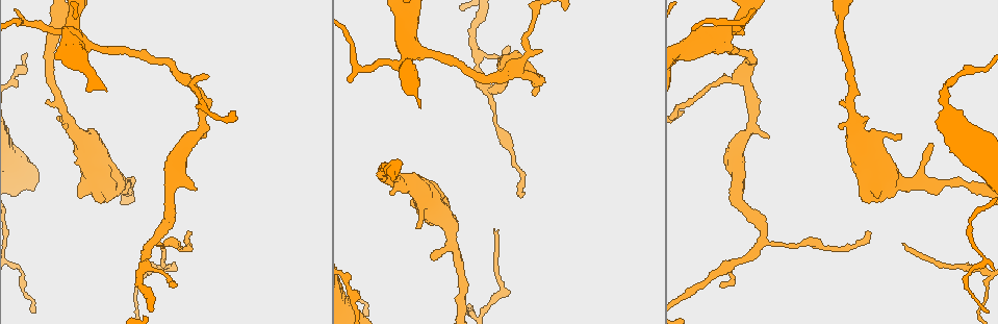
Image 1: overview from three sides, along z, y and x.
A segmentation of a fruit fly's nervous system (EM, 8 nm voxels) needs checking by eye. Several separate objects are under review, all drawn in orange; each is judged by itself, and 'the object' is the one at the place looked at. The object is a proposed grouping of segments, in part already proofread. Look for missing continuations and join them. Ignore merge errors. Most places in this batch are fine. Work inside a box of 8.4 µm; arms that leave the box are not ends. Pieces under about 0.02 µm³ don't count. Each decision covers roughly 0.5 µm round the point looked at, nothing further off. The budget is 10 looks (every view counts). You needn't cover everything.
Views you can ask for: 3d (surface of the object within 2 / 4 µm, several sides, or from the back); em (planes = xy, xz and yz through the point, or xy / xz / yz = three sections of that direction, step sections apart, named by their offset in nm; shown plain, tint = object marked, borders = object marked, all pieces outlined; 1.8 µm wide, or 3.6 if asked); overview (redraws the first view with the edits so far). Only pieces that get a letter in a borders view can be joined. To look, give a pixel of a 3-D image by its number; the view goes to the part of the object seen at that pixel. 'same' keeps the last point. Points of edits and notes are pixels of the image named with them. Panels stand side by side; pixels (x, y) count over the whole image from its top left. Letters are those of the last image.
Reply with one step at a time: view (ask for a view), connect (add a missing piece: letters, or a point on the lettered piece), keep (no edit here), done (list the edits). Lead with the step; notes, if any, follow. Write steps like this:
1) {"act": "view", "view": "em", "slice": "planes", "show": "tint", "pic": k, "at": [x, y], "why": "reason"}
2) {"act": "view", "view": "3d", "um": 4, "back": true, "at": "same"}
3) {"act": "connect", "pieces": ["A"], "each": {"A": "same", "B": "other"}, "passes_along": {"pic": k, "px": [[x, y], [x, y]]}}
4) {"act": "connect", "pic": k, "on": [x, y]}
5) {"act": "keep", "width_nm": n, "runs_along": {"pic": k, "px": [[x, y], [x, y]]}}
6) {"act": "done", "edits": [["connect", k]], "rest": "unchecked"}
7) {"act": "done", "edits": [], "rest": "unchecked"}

{"act": "view", "view": "3d", "um": 2, "pic": 1, "at": [64, 127], "why": "stops while still wide"}

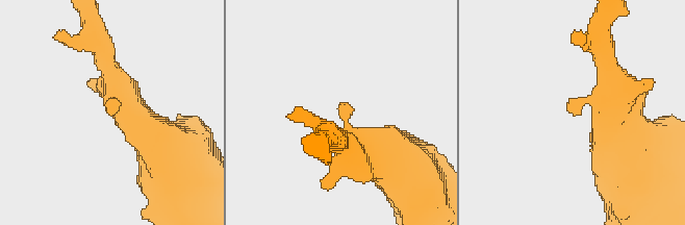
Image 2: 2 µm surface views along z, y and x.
{"act": "view", "view": "em", "slice": "xy", "step": 8, "show": "borders", "pic": 2, "at": [567, 108]}

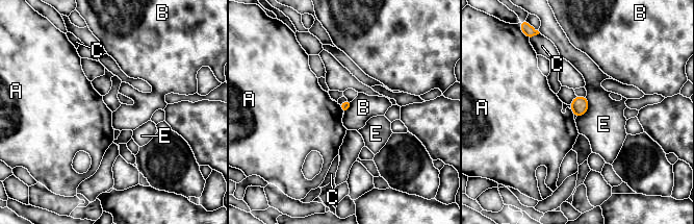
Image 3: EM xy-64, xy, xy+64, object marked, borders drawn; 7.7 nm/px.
{"act": "view", "view": "em", "slice": "planes", "show": "borders", "at": "same"}

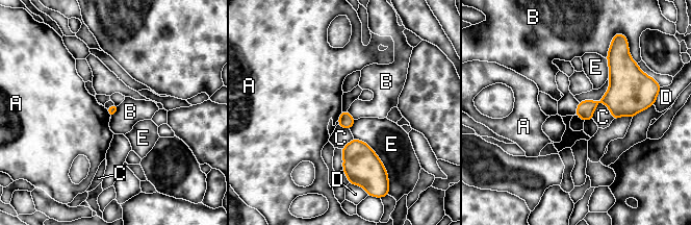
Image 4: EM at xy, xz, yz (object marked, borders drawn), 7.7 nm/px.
{"act": "keep", "each": {"A": "other", "B": "other", "C": "other", "D": "other", "E": "other"}, "border": {"pic": 4, "px": [[341, 110], [337, 120]]}, "found": "none of them fits"}

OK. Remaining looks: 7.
{"act": "view", "view": "3d", "um": 2, "pic": 1, "at": [870, 231], "why": "end of a long branch"}

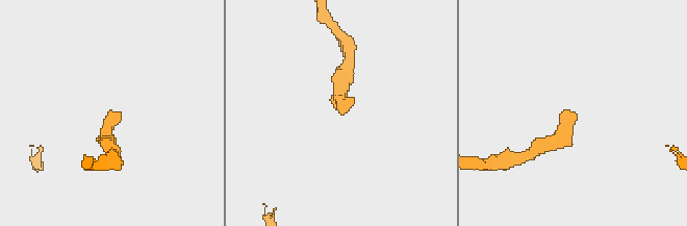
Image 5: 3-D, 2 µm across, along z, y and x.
{"act": "view", "view": "em", "slice": "xy", "step": 16, "show": "borders", "pic": 5, "at": [340, 112]}

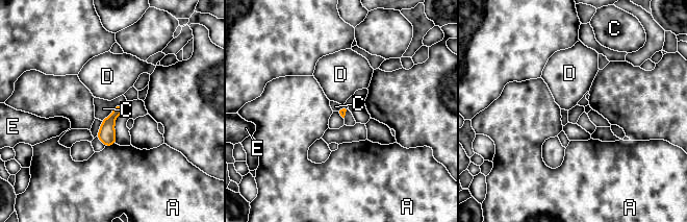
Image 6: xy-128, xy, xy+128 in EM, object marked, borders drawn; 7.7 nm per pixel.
{"act": "view", "view": "em", "slice": "planes", "show": "borders", "at": "same", "why": "another direction"}

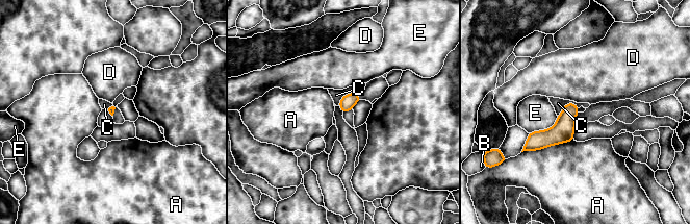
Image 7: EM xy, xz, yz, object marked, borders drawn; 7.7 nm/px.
{"act": "keep", "each": {"A": "other", "B": "other", "C": "other", "D": "other", "E": "other"}, "runs_along": {"pic": 7, "px": [[576, 109], [548, 138], [527, 147]]}, "found": "no lettered piece goes on from it"}

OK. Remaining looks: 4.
{"act": "view", "view": "em", "slice": "yz", "step": 4, "show": "borders", "pic": 1, "at": [195, 189], "why": "free end"}

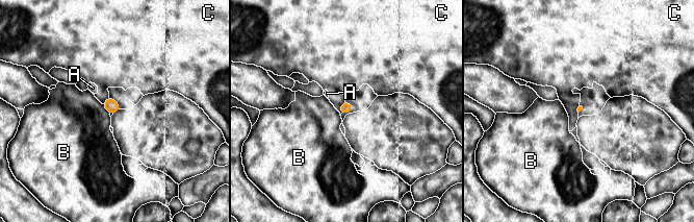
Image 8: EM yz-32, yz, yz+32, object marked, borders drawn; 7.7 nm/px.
{"act": "view", "view": "em", "slice": "planes", "show": "borders", "at": "same", "why": "another direction"}

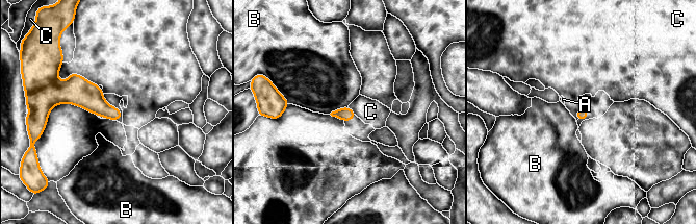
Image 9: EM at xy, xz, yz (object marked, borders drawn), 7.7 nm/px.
{"act": "keep", "each": {"A": "other", "B": "other", "C": "other"}, "border": {"pic": 9, "px": [[57, 73], [98, 85]]}, "found": "none of them fits"}

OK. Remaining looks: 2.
{"act": "view", "view": "em", "slice": "planes", "show": "plain", "pic": 1, "at": [801, 246], "why": "calibre changes"}

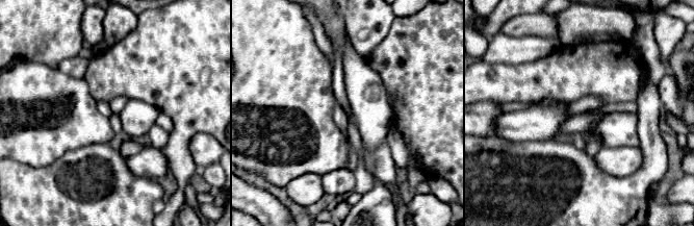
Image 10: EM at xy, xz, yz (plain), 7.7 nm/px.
{"act": "view", "view": "em", "slice": "planes", "show": "borders", "at": "same", "why": "see the neighbours"}

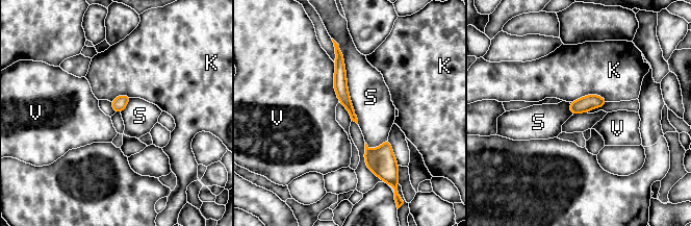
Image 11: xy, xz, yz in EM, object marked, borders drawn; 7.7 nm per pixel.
{"act": "keep", "width_nm": 90, "each": {"K": "other", "S": "other", "V": "other"}, "border": {"pic": 11, "px": [[334, 41], [358, 123]]}, "found": "none of them fits"}

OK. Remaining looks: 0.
{"act": "done", "edits": [], "rest": "unchecked"}

